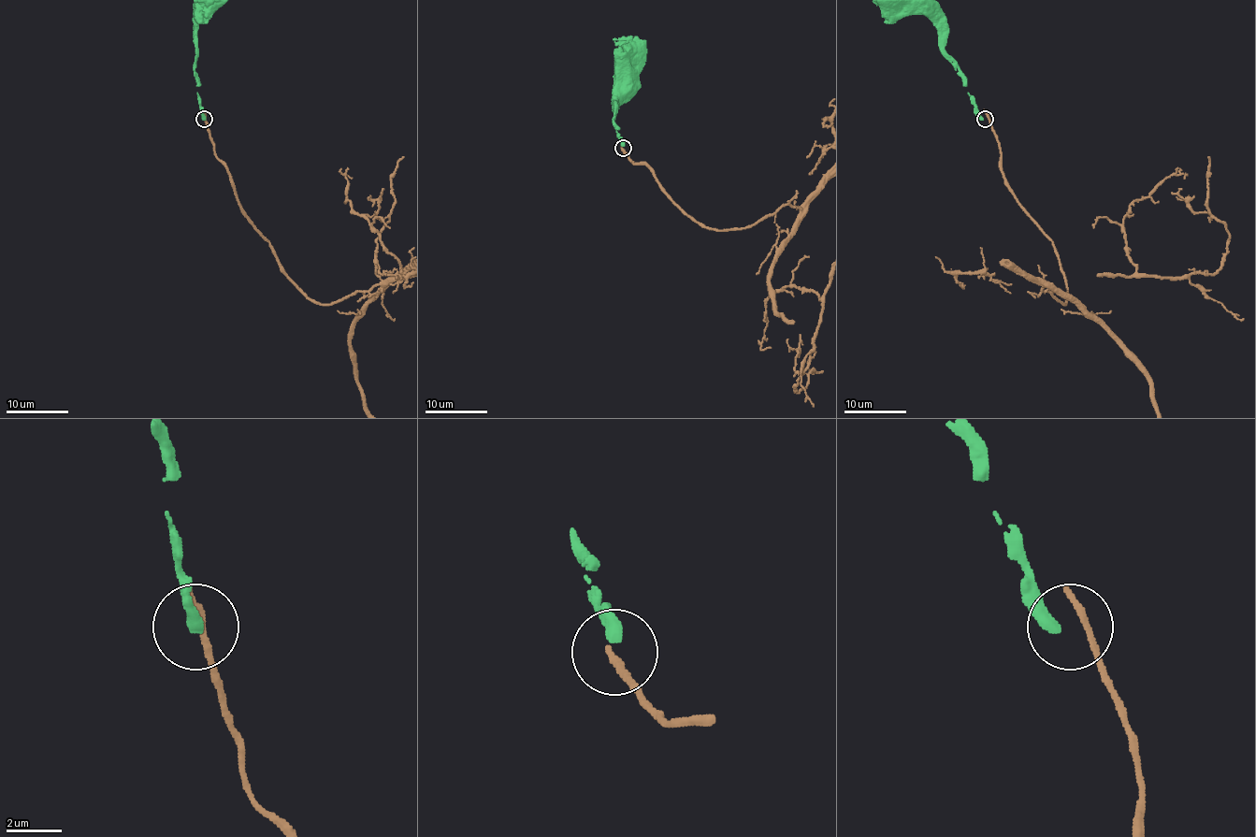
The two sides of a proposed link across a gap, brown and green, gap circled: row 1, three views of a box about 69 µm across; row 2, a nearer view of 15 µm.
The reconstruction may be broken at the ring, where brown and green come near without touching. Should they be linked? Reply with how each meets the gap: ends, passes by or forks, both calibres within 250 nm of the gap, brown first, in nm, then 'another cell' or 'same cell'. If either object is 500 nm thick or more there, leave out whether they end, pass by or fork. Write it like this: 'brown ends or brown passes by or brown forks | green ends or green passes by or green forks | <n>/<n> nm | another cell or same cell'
brown passes by | green ends | 240/440 nm | another cell

